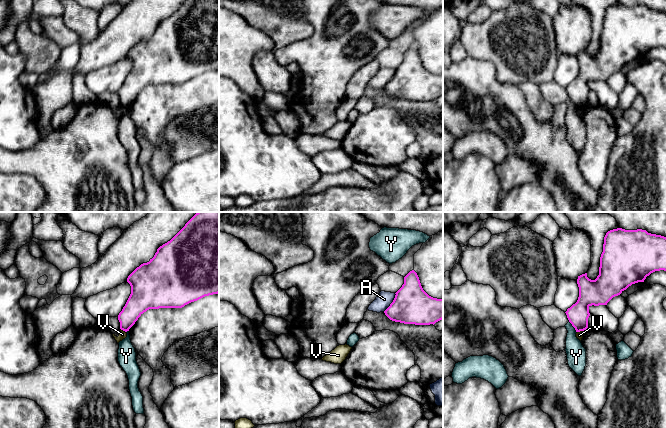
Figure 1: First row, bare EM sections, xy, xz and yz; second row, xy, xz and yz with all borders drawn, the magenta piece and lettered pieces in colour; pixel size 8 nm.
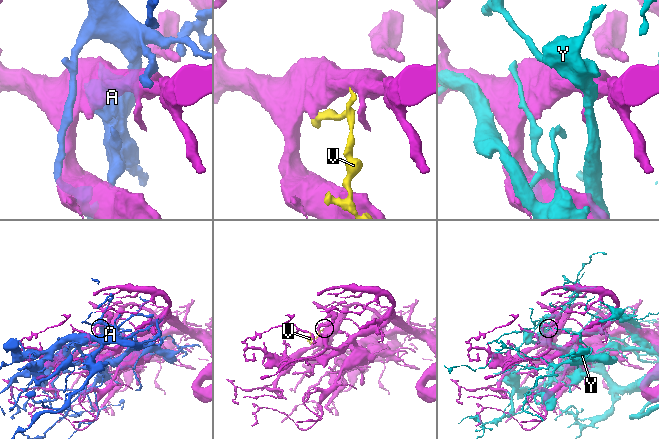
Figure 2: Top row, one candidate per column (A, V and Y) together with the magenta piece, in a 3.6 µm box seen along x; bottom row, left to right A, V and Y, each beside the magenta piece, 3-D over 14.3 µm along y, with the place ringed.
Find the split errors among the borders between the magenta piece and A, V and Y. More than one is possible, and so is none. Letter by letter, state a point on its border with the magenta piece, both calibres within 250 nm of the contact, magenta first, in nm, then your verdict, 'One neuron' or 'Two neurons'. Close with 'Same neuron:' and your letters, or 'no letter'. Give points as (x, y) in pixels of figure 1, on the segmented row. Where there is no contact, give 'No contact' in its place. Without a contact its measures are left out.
A: Touches magenta at xz (392, 302). Thickness 300 nm (magenta) against 120 nm. Two neurons
V: Touches magenta at xy (123, 330). Thickness 170 nm (magenta) against 60 nm. Two neurons
Y: Touches magenta at yz (573, 326). Thickness 170 nm (magenta) against 160 nm. Two neurons
Same neuron: no letter

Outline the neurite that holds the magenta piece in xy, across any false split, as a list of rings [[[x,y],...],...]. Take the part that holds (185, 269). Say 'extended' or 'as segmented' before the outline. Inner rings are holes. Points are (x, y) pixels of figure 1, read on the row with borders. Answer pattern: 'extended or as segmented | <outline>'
as segmented | [[[197,212],[149,262],[127,278],[131,294],[118,315],[120,329],[127,332],[149,309],[182,308],[205,296],[219,293],[219,212]]]

